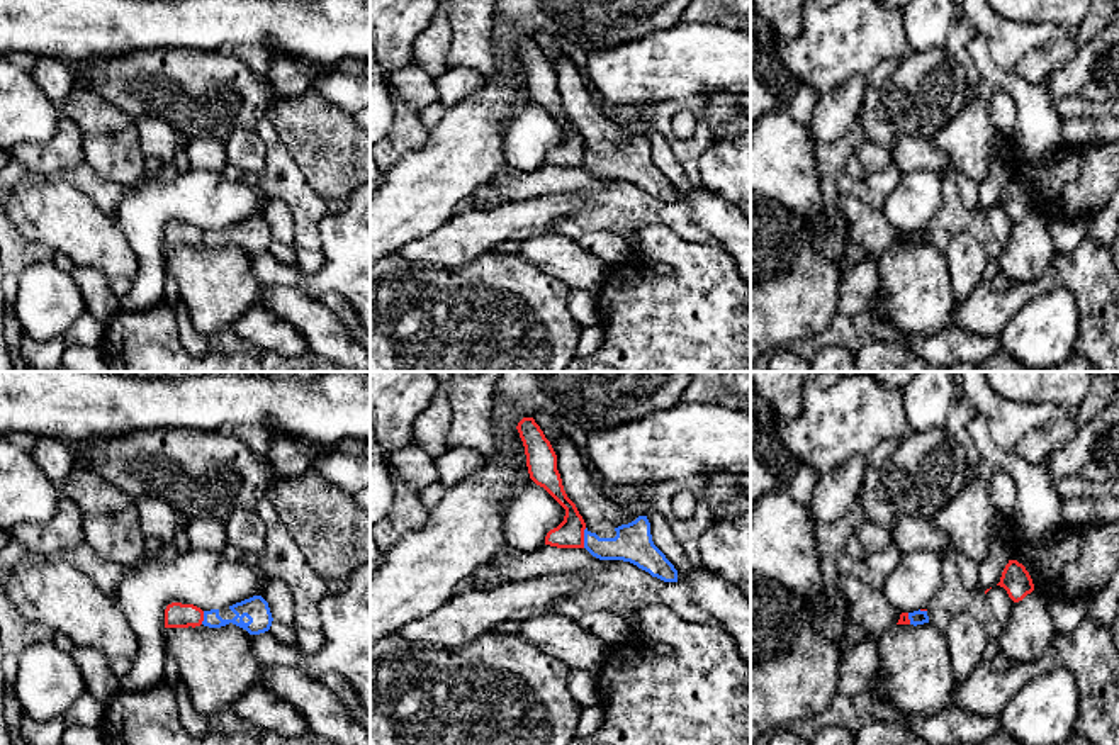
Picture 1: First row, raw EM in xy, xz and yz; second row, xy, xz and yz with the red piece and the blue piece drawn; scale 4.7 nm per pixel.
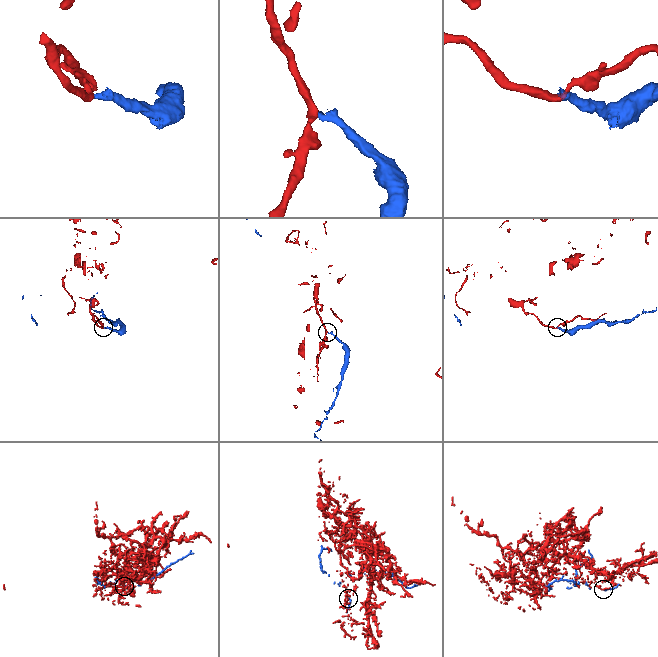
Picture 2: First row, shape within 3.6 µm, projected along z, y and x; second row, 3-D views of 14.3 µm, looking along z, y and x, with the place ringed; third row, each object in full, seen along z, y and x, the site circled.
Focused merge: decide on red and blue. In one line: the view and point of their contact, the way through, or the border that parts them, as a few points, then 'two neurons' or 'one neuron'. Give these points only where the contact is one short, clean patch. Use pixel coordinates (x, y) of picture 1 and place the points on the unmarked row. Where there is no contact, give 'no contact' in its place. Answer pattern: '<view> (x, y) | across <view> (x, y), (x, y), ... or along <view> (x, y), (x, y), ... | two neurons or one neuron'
xz (583, 158) | two neurons

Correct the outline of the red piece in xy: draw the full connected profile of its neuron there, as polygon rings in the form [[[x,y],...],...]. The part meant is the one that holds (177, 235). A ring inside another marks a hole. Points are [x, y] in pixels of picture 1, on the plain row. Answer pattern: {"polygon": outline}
{"polygon": [[[172,222],[165,229],[165,248],[195,248],[204,241],[204,231],[194,224]]]}

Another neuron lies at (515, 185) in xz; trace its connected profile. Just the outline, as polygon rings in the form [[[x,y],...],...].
[[[542,165],[533,173],[506,170],[494,178],[508,200],[525,200],[548,193],[606,190],[616,180],[599,180],[586,168],[557,168]]]

